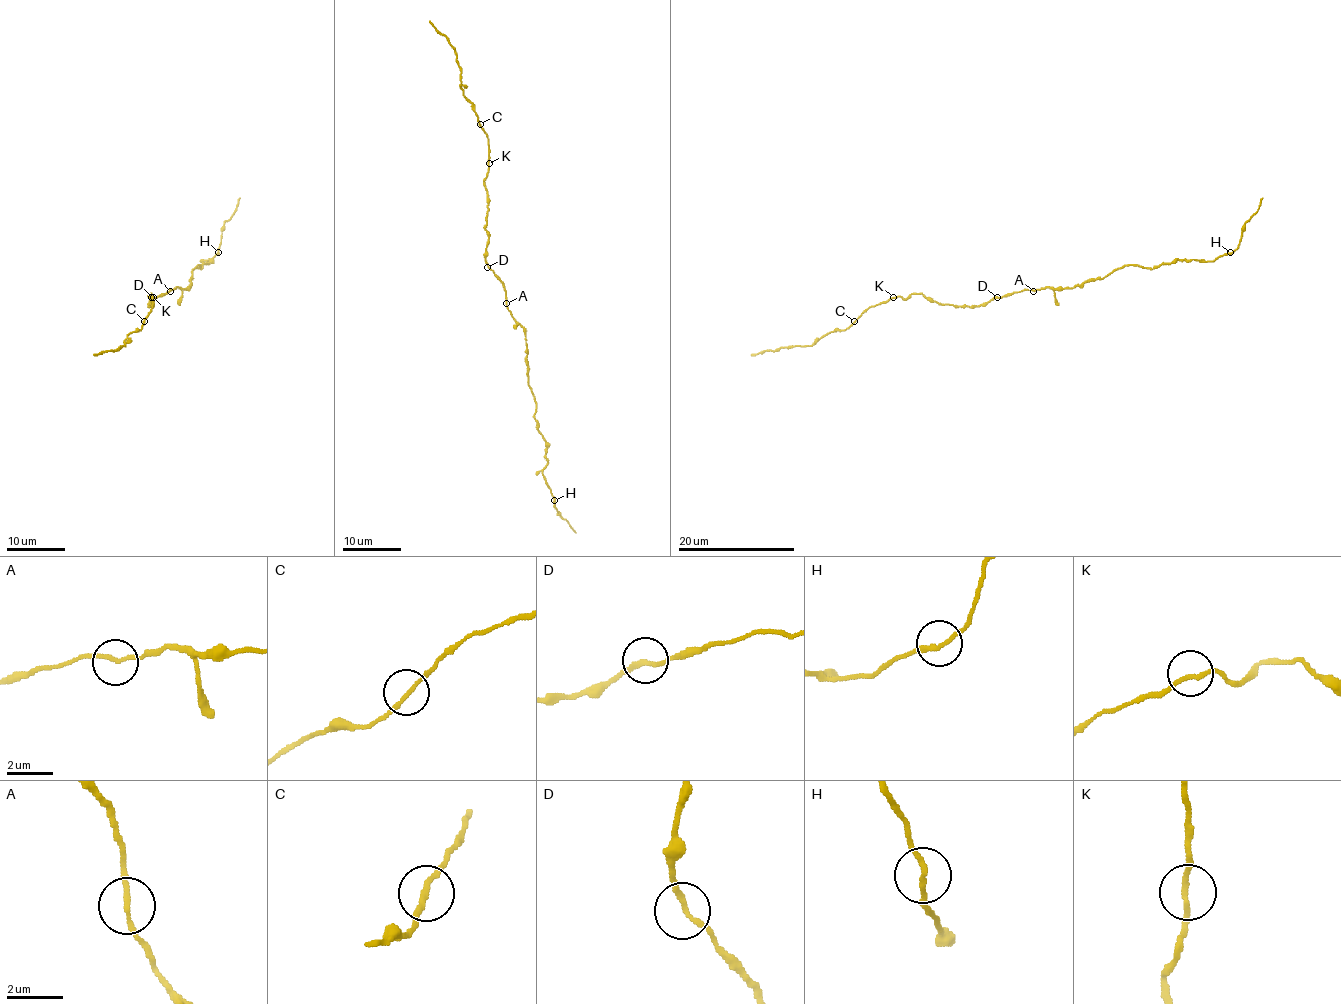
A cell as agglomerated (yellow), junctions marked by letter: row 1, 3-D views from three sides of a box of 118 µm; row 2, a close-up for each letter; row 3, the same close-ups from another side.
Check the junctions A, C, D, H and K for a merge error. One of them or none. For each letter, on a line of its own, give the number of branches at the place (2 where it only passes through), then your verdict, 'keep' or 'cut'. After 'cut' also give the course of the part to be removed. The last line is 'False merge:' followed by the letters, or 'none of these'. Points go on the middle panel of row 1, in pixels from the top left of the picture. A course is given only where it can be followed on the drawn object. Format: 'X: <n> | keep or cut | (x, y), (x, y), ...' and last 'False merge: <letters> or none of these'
A: 2 | keep
C: 2 | keep
D: 2 | keep
H: 2 | keep
K: 2 | keep
False merge: none of these

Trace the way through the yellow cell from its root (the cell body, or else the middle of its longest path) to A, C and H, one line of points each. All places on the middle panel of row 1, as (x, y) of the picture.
A: (503, 284), (506, 303)
C: (503, 284), (486, 261), (489, 232), (486, 229), (487, 189), (484, 179), (489, 170), (489, 138), (480, 124)
H: (503, 284), (506, 307), (525, 335), (534, 418), (546, 442), (543, 477), (554, 500)

